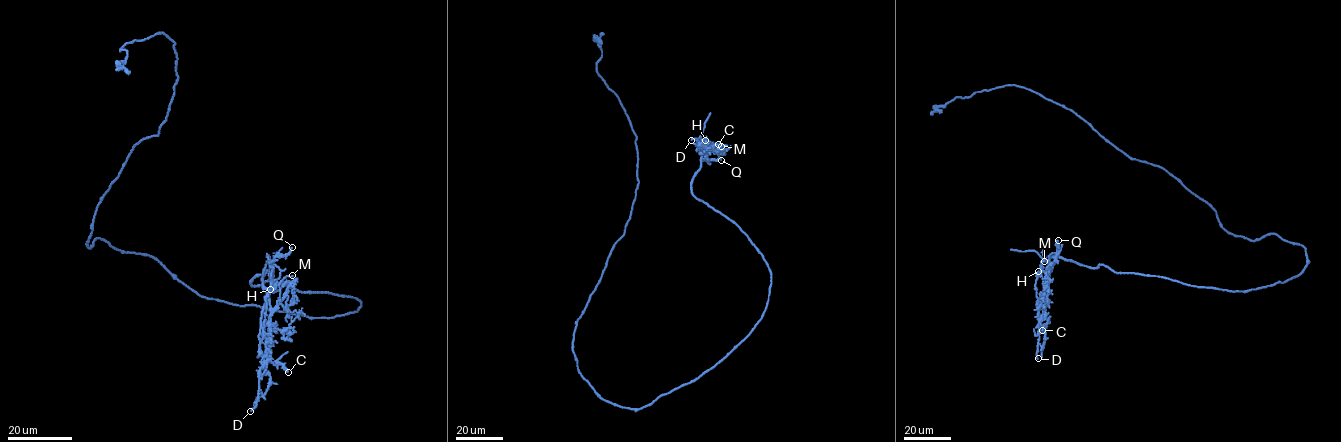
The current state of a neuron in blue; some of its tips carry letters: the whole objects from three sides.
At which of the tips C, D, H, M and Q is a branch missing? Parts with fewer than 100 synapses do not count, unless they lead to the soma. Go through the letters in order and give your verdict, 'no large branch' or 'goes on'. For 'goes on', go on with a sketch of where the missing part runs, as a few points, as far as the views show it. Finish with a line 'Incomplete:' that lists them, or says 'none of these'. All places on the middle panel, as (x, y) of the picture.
C: no large branch
D: no large branch
H: no large branch
M: no large branch
Q: no large branch
Incomplete: none of these

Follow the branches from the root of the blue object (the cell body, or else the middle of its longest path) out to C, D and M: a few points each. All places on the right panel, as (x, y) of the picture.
C: (1305, 251), (1298, 275), (1244, 291), (1052, 256), (1042, 330)
D: (1305, 251), (1298, 275), (1244, 291), (1052, 256), (1036, 302), (1038, 358)
M: (1305, 251), (1298, 275), (1244, 291), (1117, 273), (1056, 256), (1049, 259), (1046, 285), (1044, 261)

